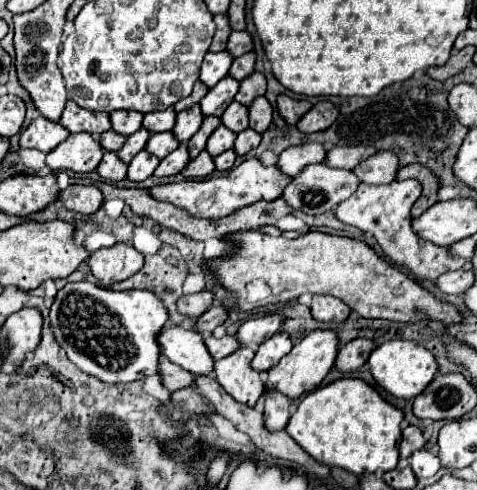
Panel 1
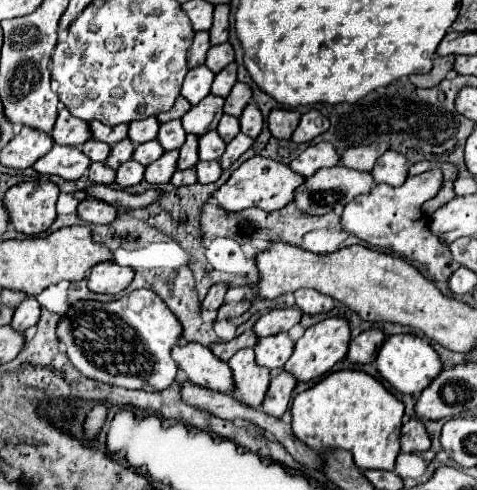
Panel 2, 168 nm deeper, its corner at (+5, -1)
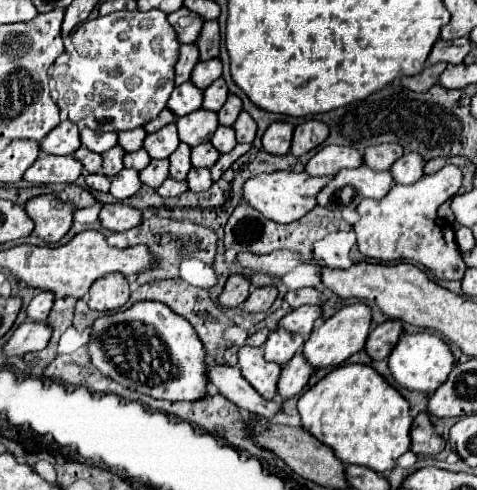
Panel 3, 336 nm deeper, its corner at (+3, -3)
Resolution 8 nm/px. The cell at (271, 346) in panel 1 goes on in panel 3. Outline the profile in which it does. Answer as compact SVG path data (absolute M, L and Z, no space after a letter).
M278 328L274 332L270 332L266 344L264 344L264 356L270 362L278 362L278 364L286 364L304 344L304 338L300 334L292 334L284 328Z

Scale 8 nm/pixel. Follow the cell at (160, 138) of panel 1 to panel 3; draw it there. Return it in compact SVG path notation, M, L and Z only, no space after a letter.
M136 150L136 152L130 152L124 156L124 166L126 168L134 168L134 170L144 170L150 162L150 156L144 152L144 150Z

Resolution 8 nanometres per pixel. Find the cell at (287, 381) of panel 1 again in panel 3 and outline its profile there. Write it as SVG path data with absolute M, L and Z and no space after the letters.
M356 302L350 306L340 308L332 318L324 320L322 326L314 328L310 338L304 342L304 356L314 368L326 368L326 366L340 366L344 364L352 354L360 352L366 344L366 338L370 334L370 322L372 322L372 310L364 302Z

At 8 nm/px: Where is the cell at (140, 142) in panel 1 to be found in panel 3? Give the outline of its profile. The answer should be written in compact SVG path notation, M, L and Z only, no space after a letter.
M114 146L112 150L106 150L102 154L102 174L104 176L116 176L124 164L122 164L122 158L124 158L124 150L120 146Z

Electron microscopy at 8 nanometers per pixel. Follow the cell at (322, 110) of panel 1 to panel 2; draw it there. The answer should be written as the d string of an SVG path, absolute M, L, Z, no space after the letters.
M308 110L306 114L302 114L302 120L298 124L298 128L292 134L292 140L296 144L300 142L310 142L312 138L316 138L318 134L326 132L326 128L330 126L328 118L324 114L320 114L318 110Z

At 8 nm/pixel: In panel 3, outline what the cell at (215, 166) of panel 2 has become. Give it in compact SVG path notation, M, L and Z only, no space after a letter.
M190 168L188 176L186 176L186 182L188 182L188 190L204 192L204 190L208 190L212 186L210 170L208 168Z

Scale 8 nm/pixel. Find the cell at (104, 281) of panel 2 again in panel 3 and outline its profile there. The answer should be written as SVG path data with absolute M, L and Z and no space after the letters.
M108 274L96 280L88 294L90 310L98 312L112 312L122 308L130 298L128 280L122 274Z

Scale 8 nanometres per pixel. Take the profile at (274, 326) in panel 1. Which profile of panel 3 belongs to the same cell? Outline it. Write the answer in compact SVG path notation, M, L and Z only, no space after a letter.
M300 306L296 310L292 310L290 314L286 314L282 320L280 320L280 326L286 328L288 332L296 332L296 334L302 334L304 340L308 340L312 328L314 328L314 322L322 318L322 308L320 306Z

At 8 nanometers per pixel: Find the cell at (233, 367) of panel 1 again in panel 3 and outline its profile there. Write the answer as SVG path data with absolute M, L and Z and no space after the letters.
M242 346L238 350L238 364L242 368L242 376L266 398L272 400L276 396L276 386L280 378L280 364L264 360L262 348Z

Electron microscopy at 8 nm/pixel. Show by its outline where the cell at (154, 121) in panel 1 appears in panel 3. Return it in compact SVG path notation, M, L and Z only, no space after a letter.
M128 130L128 132L120 132L118 134L118 144L122 146L124 152L136 152L142 148L142 142L146 138L146 132L140 130Z

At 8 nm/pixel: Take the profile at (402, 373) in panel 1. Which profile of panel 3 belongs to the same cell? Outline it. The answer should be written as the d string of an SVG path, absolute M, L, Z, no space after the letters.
M430 332L402 334L400 342L396 344L396 348L392 350L392 354L388 358L388 366L390 366L394 380L400 386L432 394L438 390L440 384L444 384L448 380L448 374L454 366L454 356L450 352L450 346L442 338L438 338Z

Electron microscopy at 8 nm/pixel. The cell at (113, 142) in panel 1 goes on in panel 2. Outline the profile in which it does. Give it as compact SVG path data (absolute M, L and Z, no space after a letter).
M88 140L82 146L82 152L92 160L92 162L104 162L110 154L110 146L106 142L98 142L98 140Z

